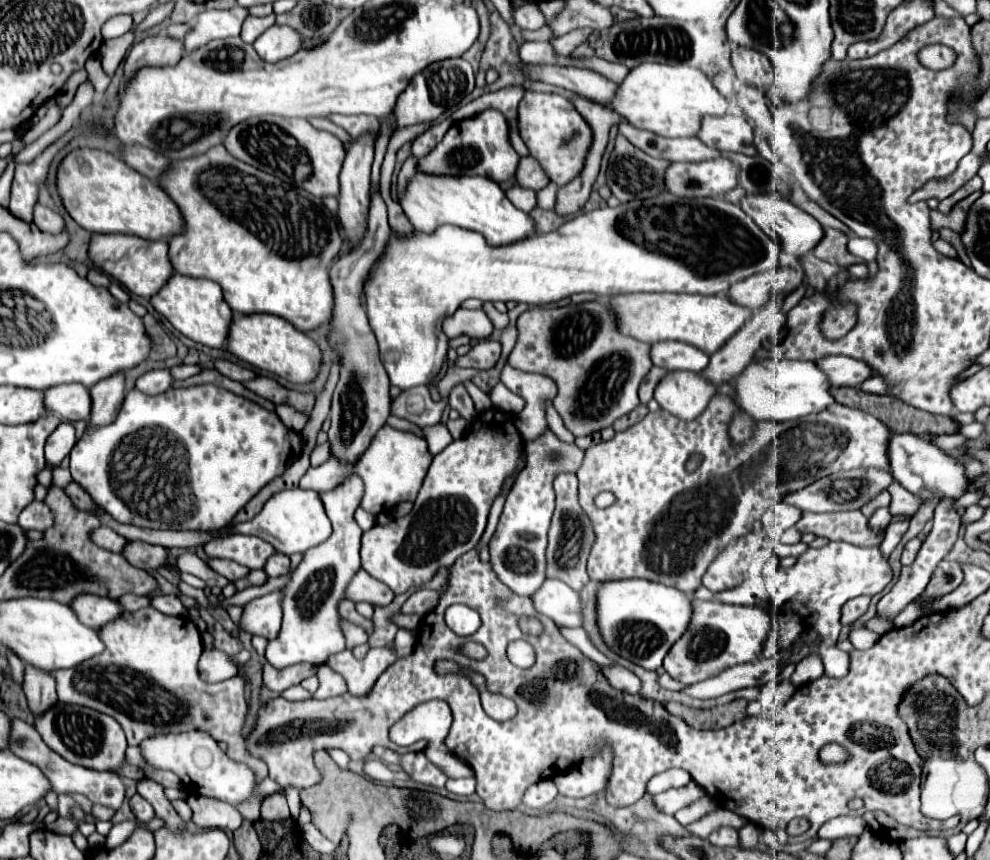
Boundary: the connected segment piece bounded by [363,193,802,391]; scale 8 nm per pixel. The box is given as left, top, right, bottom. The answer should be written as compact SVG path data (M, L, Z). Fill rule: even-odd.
M663 193L663 195L657 195L657 197L645 199L645 201L629 201L629 203L623 203L619 207L615 207L615 209L605 207L605 209L595 209L595 211L589 211L589 213L581 213L581 215L565 221L557 231L543 233L543 235L535 233L535 237L525 237L523 241L515 241L515 245L507 245L507 247L491 247L491 245L487 245L487 241L483 241L481 233L459 229L455 225L441 225L439 229L435 229L435 233L413 231L411 235L403 235L403 237L393 233L389 243L387 243L387 249L383 251L381 259L375 261L375 267L369 269L369 273L365 277L365 283L363 283L369 325L371 325L373 333L375 333L375 337L377 337L381 363L383 363L383 367L389 373L391 385L397 385L399 389L405 391L405 389L411 389L411 387L417 387L417 385L429 385L437 377L437 373L441 371L443 359L447 355L447 343L449 343L449 339L441 331L441 323L443 323L443 319L447 315L455 313L465 299L481 299L481 301L491 301L491 303L495 303L495 301L503 301L503 303L517 301L517 303L527 303L527 305L547 305L547 303L555 303L559 299L565 299L565 297L571 297L571 295L583 293L583 291L595 293L601 299L607 299L607 297L613 297L613 295L621 295L621 293L699 293L699 295L717 295L717 293L725 293L733 283L743 281L747 277L753 277L755 273L763 273L763 271L777 269L777 267L791 267L789 265L791 259L802 260L802 257L793 257L793 255L785 253L785 243L783 243L783 247L779 245L779 239L777 239L777 235L773 233L771 227L767 227L767 231L759 229L755 225L755 221L747 213L743 213L740 202L731 203L727 199L715 199L715 197L677 199L671 193Z

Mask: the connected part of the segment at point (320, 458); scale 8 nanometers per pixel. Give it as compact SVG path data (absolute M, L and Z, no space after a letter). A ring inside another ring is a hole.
M327 443L323 445L315 445L315 449L311 451L311 467L319 467L321 463L325 463L331 457L331 449Z

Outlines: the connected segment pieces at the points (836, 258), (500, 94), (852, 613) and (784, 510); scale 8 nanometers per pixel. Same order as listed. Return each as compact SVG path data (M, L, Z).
M823 227L823 241L819 245L815 245L815 251L811 251L815 257L839 265L839 267L849 267L855 263L865 263L865 259L855 257L847 251L847 235L843 231L831 229L831 227Z
M505 87L495 93L485 93L485 95L477 97L475 101L459 107L451 117L459 121L459 119L467 119L475 113L481 113L485 109L491 109L491 107L501 109L501 113L507 117L507 123L509 123L509 135L511 135L513 149L523 157L523 155L527 155L527 147L523 145L519 131L517 131L517 105L521 101L521 95L523 95L523 87Z
M855 597L855 599L847 601L841 609L841 625L851 625L853 621L857 621L867 611L869 601L871 601L871 597Z
M781 501L775 507L771 507L771 525L793 527L799 521L801 515L803 515L803 511L799 511L793 505L787 505L787 503Z

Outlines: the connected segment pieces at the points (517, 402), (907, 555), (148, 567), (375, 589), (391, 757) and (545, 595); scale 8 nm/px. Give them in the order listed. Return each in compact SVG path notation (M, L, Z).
M497 383L497 387L493 387L491 391L491 401L497 409L505 411L505 413L511 413L511 415L517 415L521 409L523 409L523 397L511 393L503 383Z
M913 539L913 541L909 541L909 543L905 545L905 549L903 549L901 565L911 565L911 563L915 561L919 549L921 549L921 539Z
M127 541L127 545L121 551L123 557L127 557L127 561L139 569L145 571L153 571L157 567L163 567L167 557L167 549L159 547L159 545L149 545L143 541Z
M357 571L357 575L353 577L353 581L347 587L347 599L351 601L367 601L371 605L379 605L385 607L393 601L393 593L391 589L387 589L387 585L383 585L381 581L377 581L375 577L371 577L367 571Z
M377 747L375 751L371 751L377 759L381 759L381 761L385 761L385 763L393 763L393 765L397 765L399 763L399 755L395 753L395 751L391 751L391 749L387 749L387 747Z
M547 579L533 595L535 609L559 627L581 627L579 593L557 579Z

